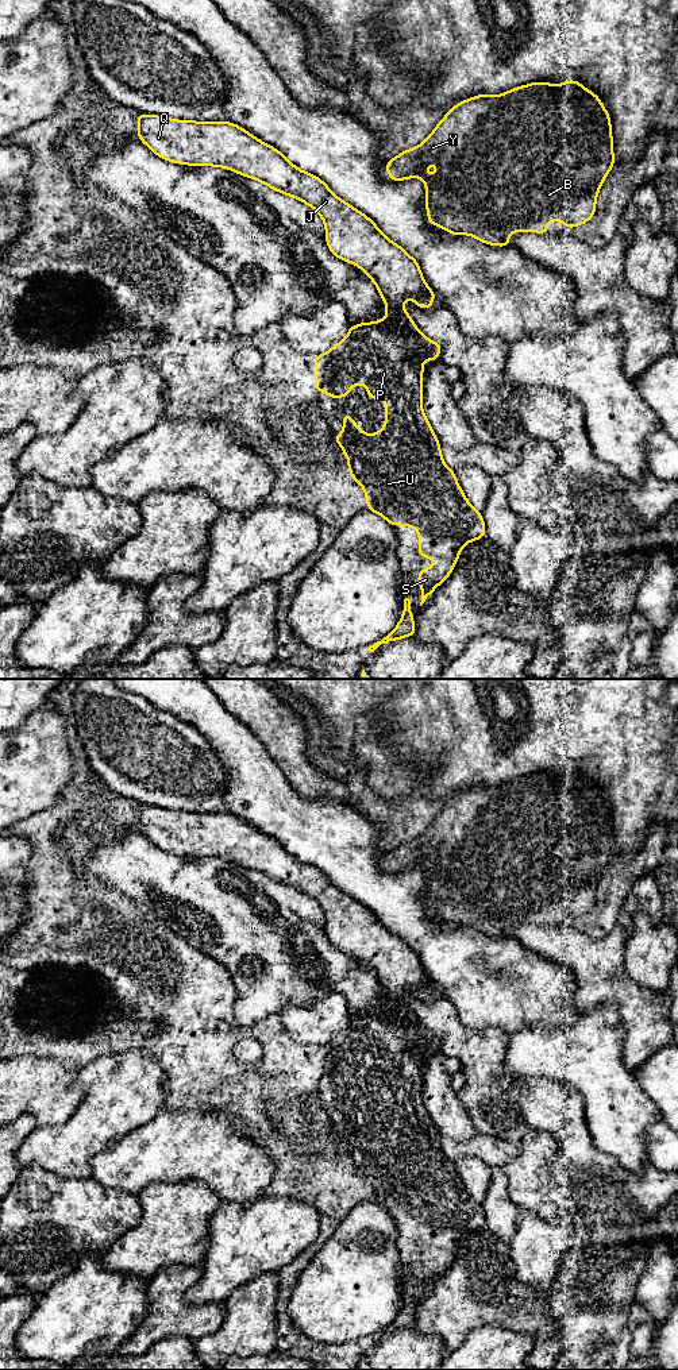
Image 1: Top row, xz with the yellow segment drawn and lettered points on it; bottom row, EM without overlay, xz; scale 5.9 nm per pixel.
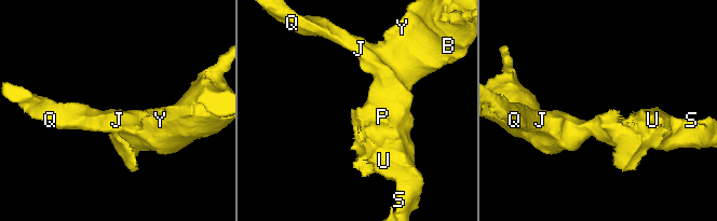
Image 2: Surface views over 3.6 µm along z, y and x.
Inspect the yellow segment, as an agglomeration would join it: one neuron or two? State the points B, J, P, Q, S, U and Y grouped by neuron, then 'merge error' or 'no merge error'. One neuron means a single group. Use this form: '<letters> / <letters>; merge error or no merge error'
B J P Q S U Y; no merge error

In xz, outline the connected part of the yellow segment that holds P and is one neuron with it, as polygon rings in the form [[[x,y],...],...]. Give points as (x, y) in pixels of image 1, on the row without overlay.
[[[140,804],[136,809],[138,829],[159,849],[190,857],[216,857],[232,861],[243,868],[263,873],[276,883],[294,888],[316,900],[325,915],[325,933],[331,945],[336,949],[358,957],[375,975],[381,989],[386,995],[386,1010],[374,1014],[361,1014],[351,1016],[347,1027],[335,1035],[330,1042],[315,1046],[315,1077],[320,1087],[327,1080],[330,1089],[344,1089],[350,1085],[353,1076],[366,1076],[369,1091],[382,1089],[386,1096],[385,1116],[374,1126],[362,1123],[351,1109],[350,1103],[343,1104],[343,1124],[335,1126],[334,1131],[343,1139],[348,1151],[347,1163],[354,1168],[354,1174],[365,1180],[367,1201],[382,1207],[390,1216],[405,1216],[419,1222],[419,1246],[434,1249],[434,1259],[419,1262],[419,1276],[421,1278],[421,1293],[444,1273],[452,1263],[461,1240],[465,1235],[486,1228],[482,1205],[466,1190],[463,1181],[457,1173],[455,1162],[448,1159],[442,1149],[440,1134],[438,1132],[421,1097],[423,1091],[423,1051],[438,1051],[442,1035],[427,1030],[402,999],[407,989],[412,989],[420,1000],[429,1000],[432,991],[438,989],[421,966],[420,957],[402,938],[388,930],[375,914],[361,904],[348,894],[335,887],[332,881],[319,868],[300,861],[290,854],[277,840],[263,834],[244,819],[231,813],[192,813],[174,811],[157,806]]]

